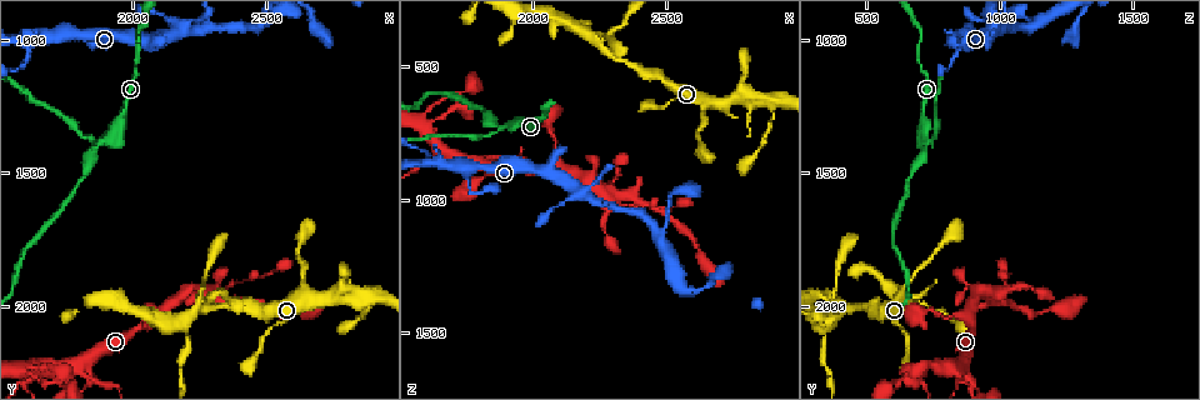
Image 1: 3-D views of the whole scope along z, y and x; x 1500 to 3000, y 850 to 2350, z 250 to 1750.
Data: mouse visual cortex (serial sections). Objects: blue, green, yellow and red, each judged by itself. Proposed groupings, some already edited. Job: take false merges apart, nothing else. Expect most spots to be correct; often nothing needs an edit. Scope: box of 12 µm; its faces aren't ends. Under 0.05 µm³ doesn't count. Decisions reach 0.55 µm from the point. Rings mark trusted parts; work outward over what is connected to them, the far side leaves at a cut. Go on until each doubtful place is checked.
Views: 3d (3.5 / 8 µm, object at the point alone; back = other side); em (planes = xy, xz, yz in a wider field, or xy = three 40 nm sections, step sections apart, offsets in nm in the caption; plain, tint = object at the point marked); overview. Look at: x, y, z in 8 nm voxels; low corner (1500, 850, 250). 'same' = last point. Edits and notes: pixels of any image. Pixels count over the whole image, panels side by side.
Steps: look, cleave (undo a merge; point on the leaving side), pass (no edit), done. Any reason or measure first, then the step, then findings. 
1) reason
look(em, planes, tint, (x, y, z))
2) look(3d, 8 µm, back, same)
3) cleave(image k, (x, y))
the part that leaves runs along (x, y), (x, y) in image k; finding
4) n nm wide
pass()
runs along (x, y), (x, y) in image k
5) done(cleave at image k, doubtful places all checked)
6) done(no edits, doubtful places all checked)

small branch off a trunk
look(3d, 3.5 µm, (2230, 2010, 400))

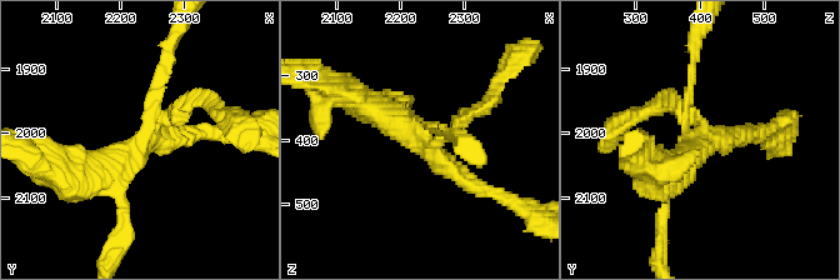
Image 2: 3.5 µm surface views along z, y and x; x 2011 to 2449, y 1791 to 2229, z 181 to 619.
4 arms; arms of 150, 200, 200, 400 nm; need the tissue
look(em, xy, step 3, tint, (2235, 2015, 405))

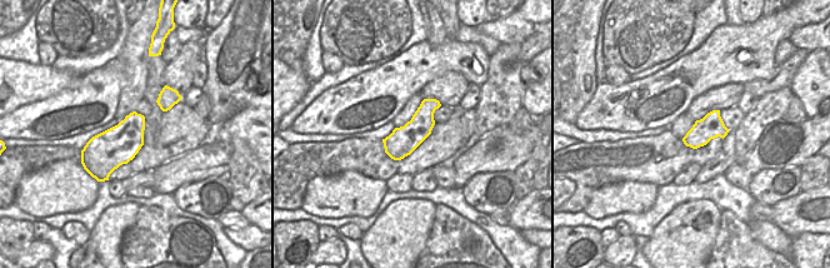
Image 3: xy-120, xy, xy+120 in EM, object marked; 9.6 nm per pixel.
pass()
one cell here

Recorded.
three arms meet
look(3d, 3.5 µm, back, (1880, 1390, 720))

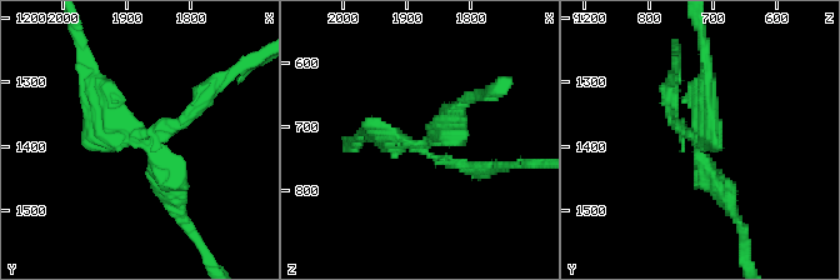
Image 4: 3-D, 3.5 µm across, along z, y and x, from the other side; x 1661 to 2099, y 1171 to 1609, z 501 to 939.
3 arms; arms of 150, 250, 300 nm
look(em, xy, step 5, tint, (1875, 1380, 730))

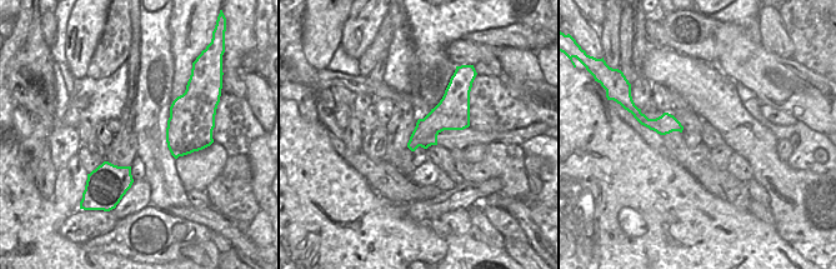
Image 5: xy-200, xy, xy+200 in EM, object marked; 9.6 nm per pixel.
look(em, planes, tint, same)

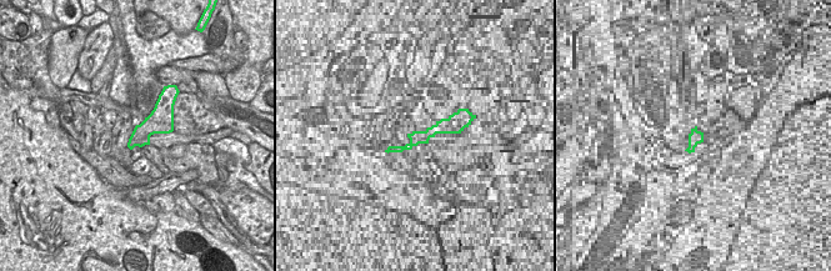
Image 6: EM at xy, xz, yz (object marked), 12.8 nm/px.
cleave(image 4, (189, 116))
two cells meet here

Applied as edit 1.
look(em, xy, step 3, tint, (2280, 960, 1010))

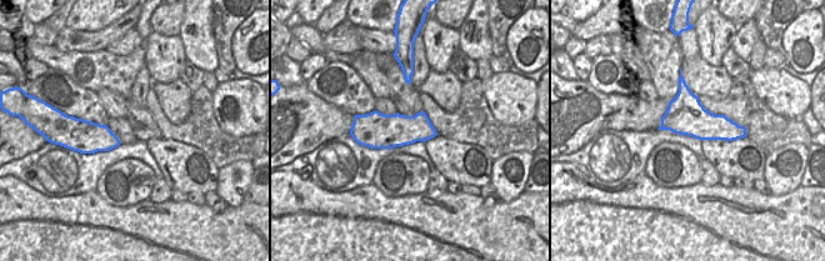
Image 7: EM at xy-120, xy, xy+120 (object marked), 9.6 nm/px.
see where the arms go
look(3d, 3.5 µm, same)

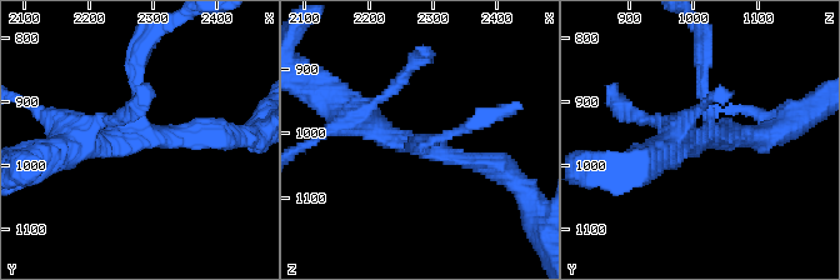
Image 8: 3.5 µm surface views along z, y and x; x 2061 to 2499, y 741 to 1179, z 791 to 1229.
arms of 100, 250, 450 nm
pass()
runs along (345, 106), (386, 138), (498, 170) in image 8; one cell here

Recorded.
done(cleave at image 4, doubtful places all checked)

